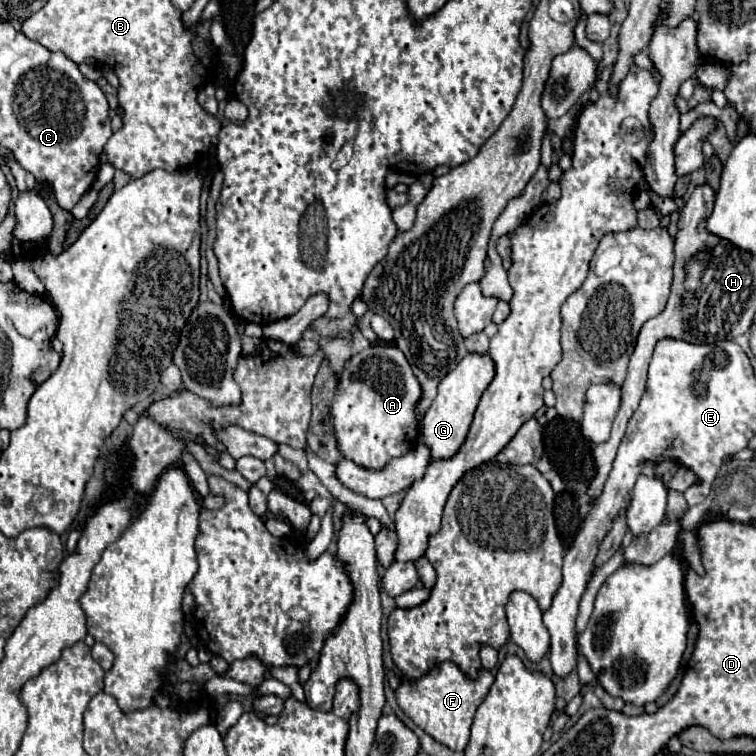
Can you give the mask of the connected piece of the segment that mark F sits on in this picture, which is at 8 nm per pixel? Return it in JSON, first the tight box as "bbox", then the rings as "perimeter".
{"bbox":[395,662,493,750],"perimeter":[[[441,662],[417,680],[403,678],[399,688],[395,690],[395,698],[399,708],[431,738],[449,746],[451,750],[465,750],[473,716],[483,702],[487,690],[491,688],[493,680],[493,672],[485,668],[479,670],[477,678],[467,678],[467,674],[463,674],[453,662]]]}

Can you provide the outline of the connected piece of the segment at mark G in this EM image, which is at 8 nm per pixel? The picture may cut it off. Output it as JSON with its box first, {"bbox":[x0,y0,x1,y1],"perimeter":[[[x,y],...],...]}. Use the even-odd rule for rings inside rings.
{"bbox":[419,354,495,458],"perimeter":[[[467,354],[459,364],[445,374],[445,378],[439,382],[437,396],[431,404],[431,408],[423,416],[423,428],[419,432],[419,442],[427,444],[431,448],[431,458],[451,458],[457,454],[461,444],[467,438],[467,430],[471,426],[477,402],[483,394],[483,390],[491,384],[491,378],[495,378],[495,362],[489,354]]]}

